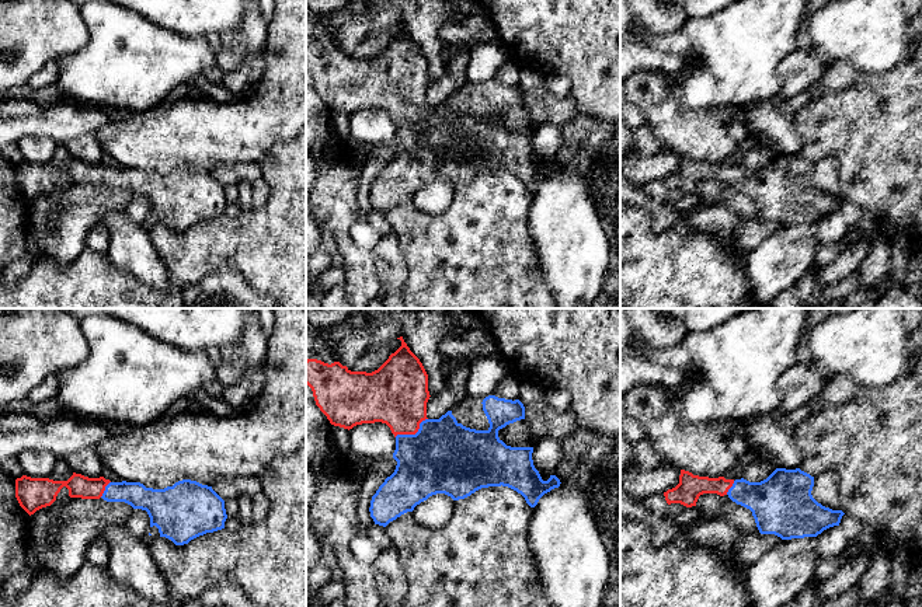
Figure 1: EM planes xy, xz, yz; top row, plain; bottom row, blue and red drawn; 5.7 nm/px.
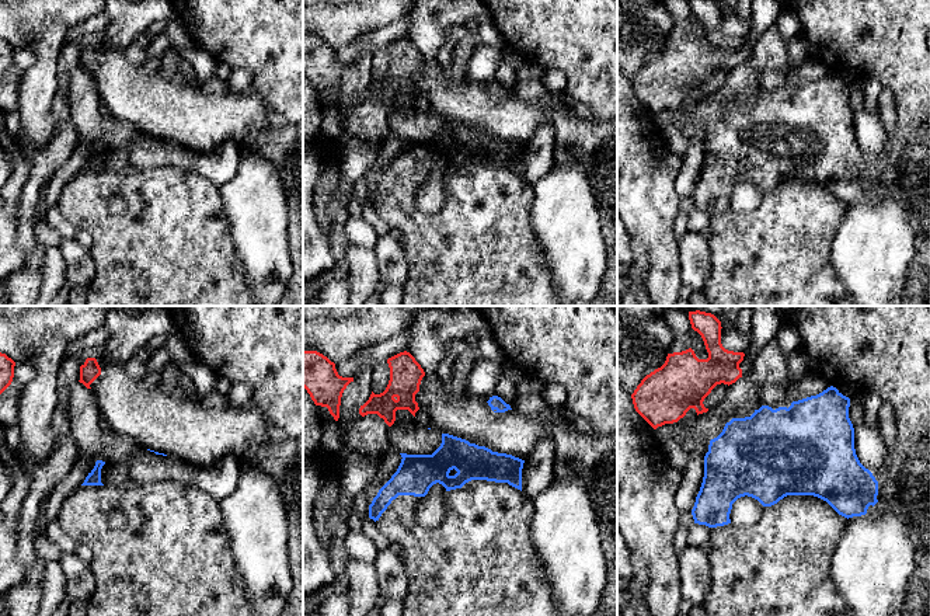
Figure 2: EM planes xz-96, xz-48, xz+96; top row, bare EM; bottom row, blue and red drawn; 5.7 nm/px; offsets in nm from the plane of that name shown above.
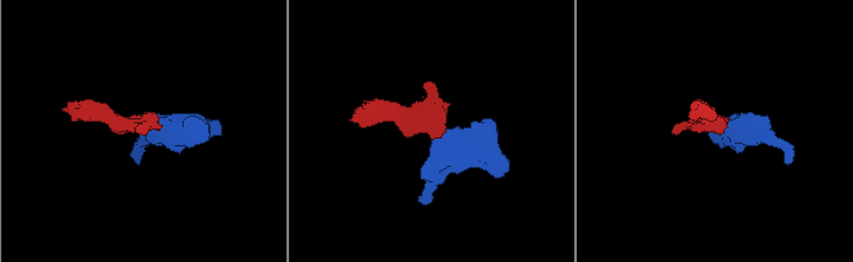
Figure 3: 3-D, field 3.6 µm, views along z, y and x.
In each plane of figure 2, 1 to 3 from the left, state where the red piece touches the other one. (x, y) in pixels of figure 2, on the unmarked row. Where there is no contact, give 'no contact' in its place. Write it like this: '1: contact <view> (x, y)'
1: no contact
2: no contact
3: no contact

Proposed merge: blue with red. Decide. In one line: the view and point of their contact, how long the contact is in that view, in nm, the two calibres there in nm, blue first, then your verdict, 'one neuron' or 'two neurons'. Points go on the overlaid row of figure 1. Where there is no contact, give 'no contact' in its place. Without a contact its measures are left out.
xz (413, 435) | 220 nm | 420/340 nm | one neuron

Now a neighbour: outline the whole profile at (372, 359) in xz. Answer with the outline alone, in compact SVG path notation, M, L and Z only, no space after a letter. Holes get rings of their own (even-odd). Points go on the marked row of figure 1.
M400 339L379 346L370 346L352 366L348 366L348 370L372 373L378 370L400 346Z

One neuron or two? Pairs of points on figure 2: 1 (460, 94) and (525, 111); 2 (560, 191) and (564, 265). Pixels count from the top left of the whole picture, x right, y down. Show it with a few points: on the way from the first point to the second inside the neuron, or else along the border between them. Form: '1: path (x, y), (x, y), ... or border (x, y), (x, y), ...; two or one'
1: path (476, 108), (480, 111), (509, 111); one
2: path (564, 209), (564, 247); one

